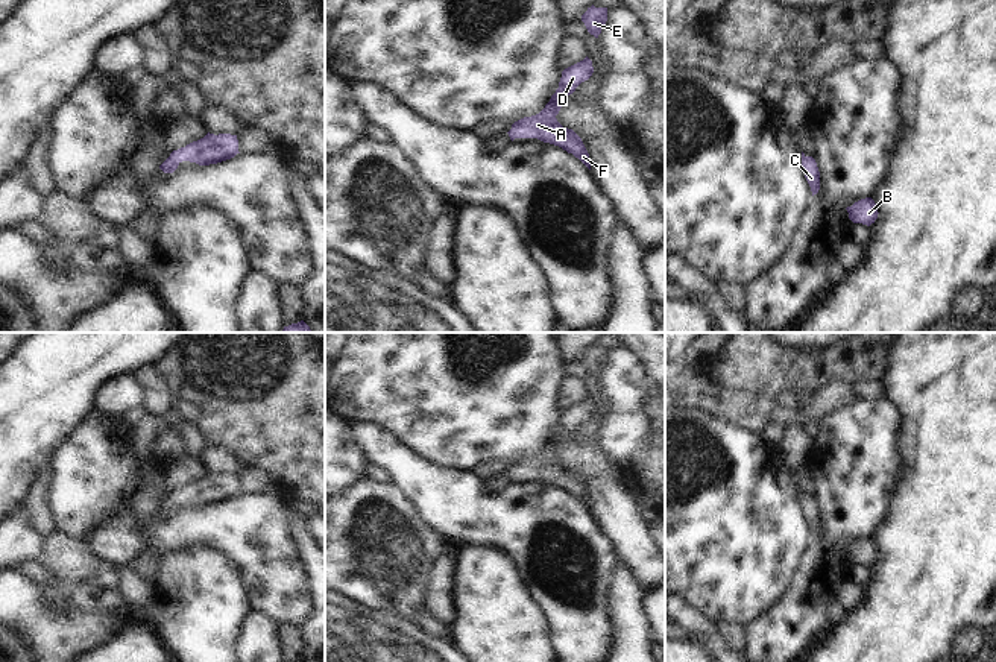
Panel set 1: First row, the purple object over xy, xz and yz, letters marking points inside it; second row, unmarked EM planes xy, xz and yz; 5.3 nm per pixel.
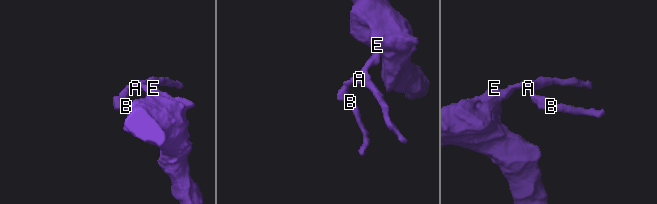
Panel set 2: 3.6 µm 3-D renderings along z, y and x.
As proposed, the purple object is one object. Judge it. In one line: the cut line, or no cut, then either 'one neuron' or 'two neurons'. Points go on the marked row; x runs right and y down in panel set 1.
cut none; one neuron

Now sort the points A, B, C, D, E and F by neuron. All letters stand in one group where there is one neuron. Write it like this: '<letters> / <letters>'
A B C D E F

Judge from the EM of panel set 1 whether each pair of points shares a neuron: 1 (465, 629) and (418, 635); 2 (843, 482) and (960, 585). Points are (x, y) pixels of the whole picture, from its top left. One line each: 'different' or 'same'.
1: different
2: different

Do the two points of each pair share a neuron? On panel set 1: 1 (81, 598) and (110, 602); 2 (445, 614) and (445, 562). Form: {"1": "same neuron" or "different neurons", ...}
{"1": "same neuron", "2": "same neuron"}

